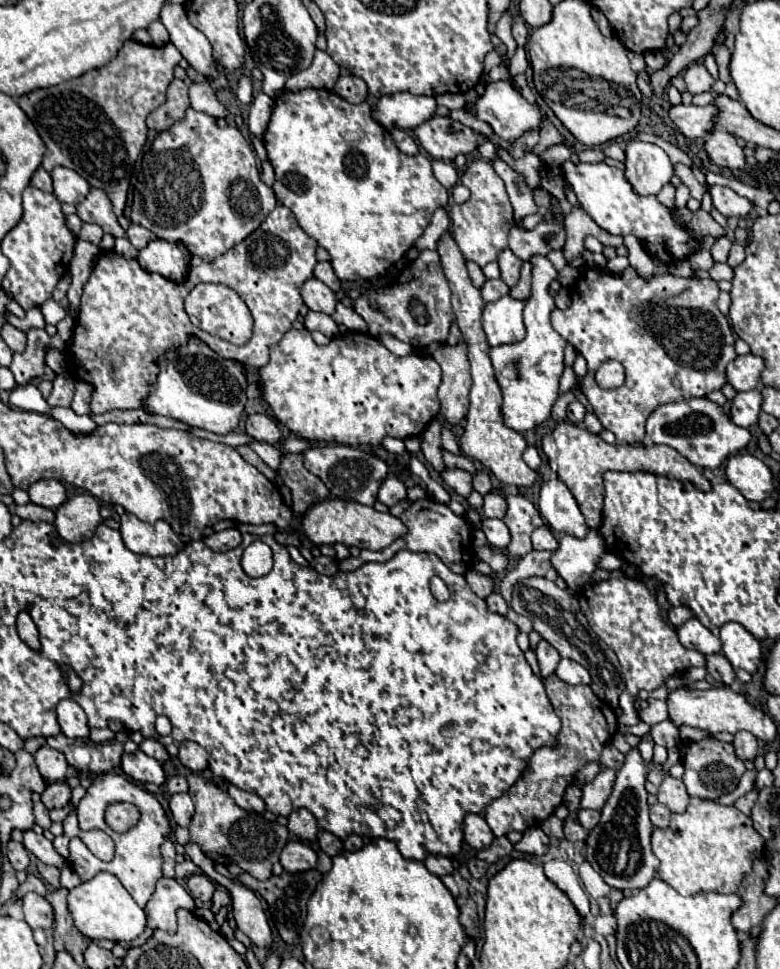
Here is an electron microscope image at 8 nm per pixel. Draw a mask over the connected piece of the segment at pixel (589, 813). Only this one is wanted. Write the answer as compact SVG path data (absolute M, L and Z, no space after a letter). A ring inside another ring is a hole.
M582 808L582 810L576 814L576 818L578 818L578 822L580 822L586 830L592 830L592 828L596 826L596 822L600 820L600 812L598 812L598 810L586 810L586 808Z

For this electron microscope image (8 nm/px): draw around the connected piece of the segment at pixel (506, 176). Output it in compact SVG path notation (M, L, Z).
M494 160L492 162L494 166L494 172L504 180L506 184L506 192L510 196L510 202L512 202L512 208L514 208L514 220L516 224L528 216L528 214L536 214L538 212L538 206L536 206L536 200L534 200L534 192L532 188L524 182L522 174L516 172L510 164L506 164L504 160Z

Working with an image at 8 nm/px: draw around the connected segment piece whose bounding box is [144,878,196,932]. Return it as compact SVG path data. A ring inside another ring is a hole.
M160 878L152 898L144 908L146 926L176 932L176 910L194 910L194 906L196 904L192 896L174 878Z

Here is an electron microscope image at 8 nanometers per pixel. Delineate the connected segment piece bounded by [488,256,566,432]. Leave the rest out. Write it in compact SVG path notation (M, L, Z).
M536 256L530 260L534 266L532 272L532 296L526 302L523 310L523 320L526 328L526 336L520 342L514 344L504 344L504 346L494 346L488 350L488 356L492 360L494 366L494 374L496 374L496 382L502 390L502 418L504 424L516 432L526 432L532 430L534 426L538 426L540 422L544 422L546 418L550 418L550 408L558 398L558 380L564 372L564 348L566 348L566 340L552 328L550 324L550 312L556 308L554 298L548 294L548 286L550 282L556 278L556 268L548 262L546 256Z

